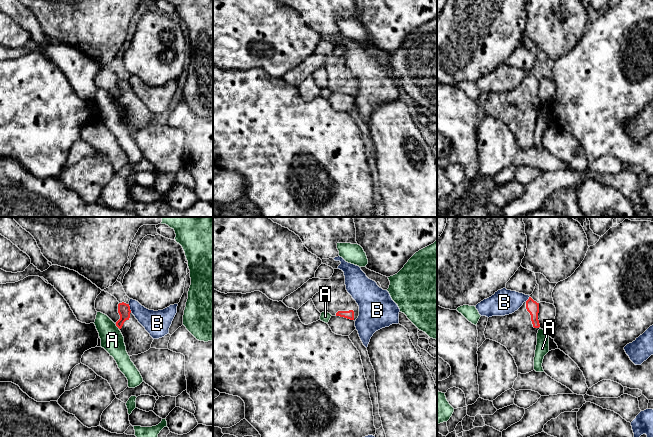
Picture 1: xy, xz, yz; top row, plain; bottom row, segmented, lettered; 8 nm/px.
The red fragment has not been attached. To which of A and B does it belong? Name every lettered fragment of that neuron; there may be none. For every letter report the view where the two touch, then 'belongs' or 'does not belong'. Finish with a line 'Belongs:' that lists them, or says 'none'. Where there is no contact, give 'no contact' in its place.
A: meets red in xy; does not belong
B: meets red in xy; does not belong
Belongs: none

